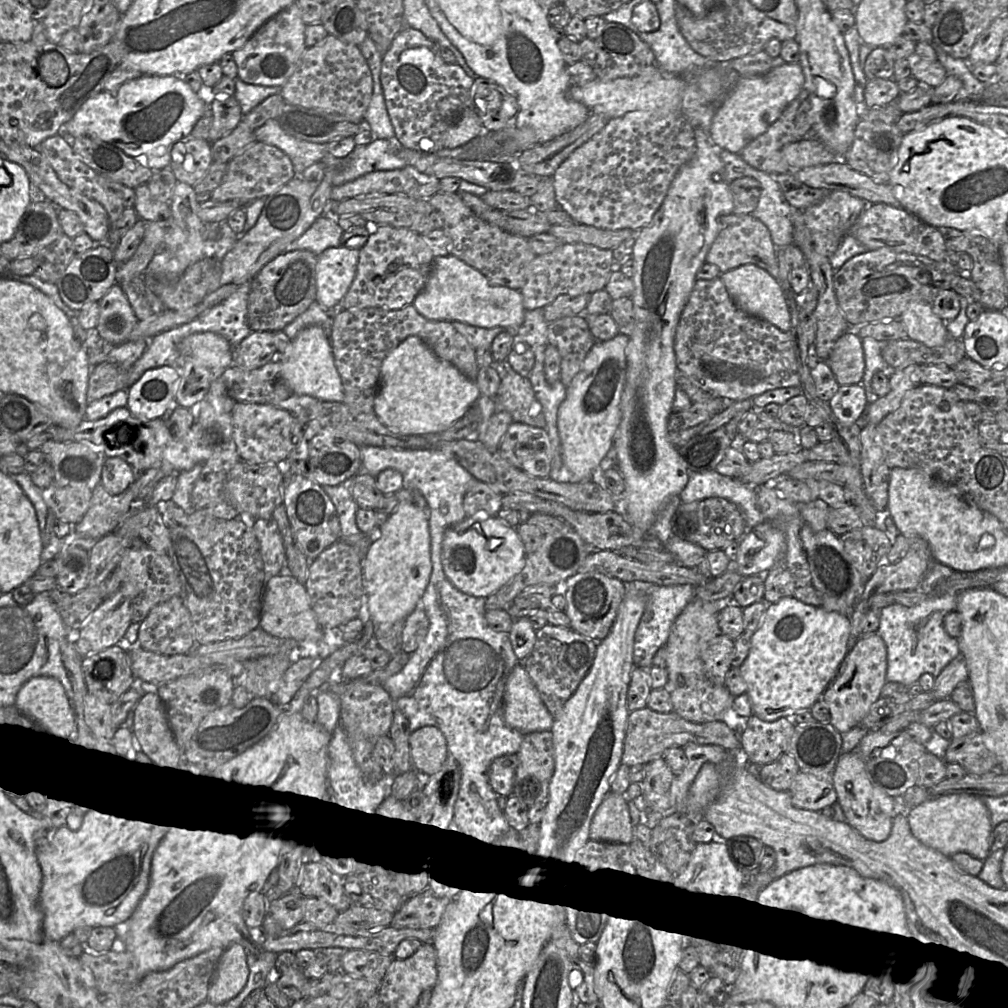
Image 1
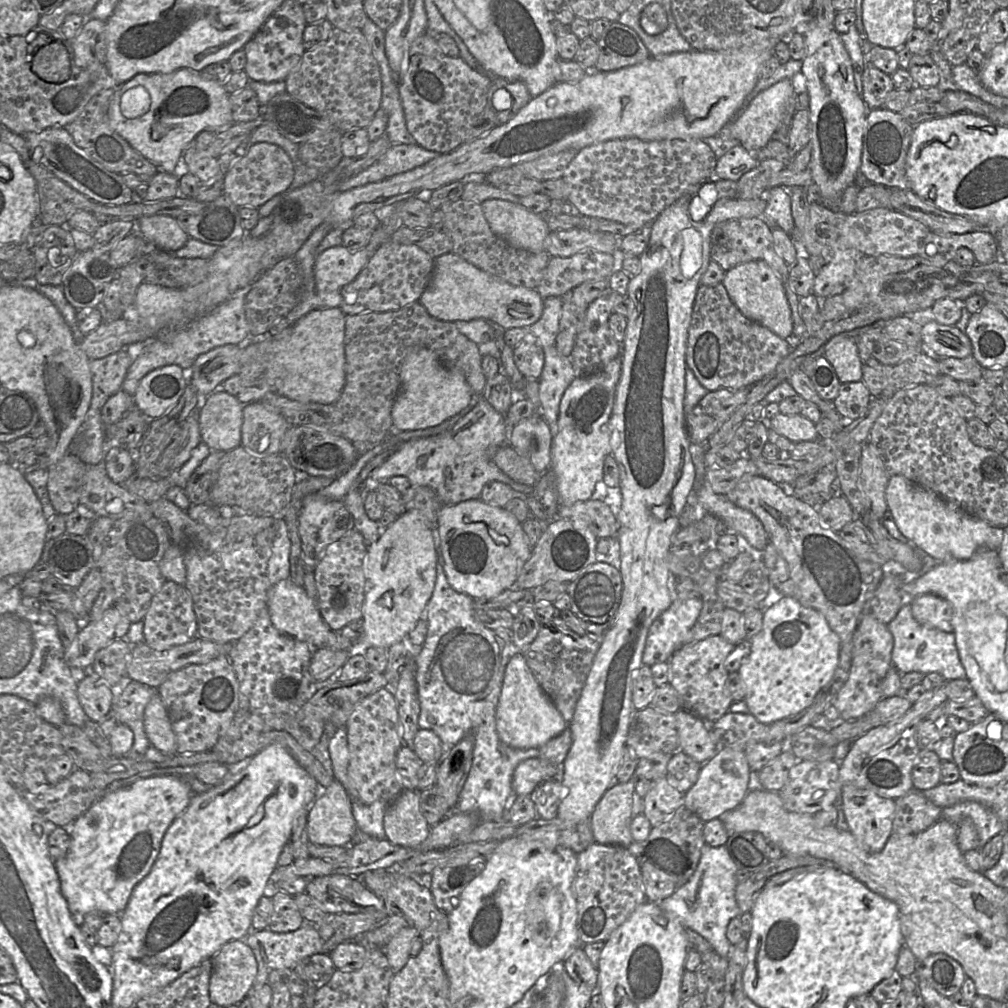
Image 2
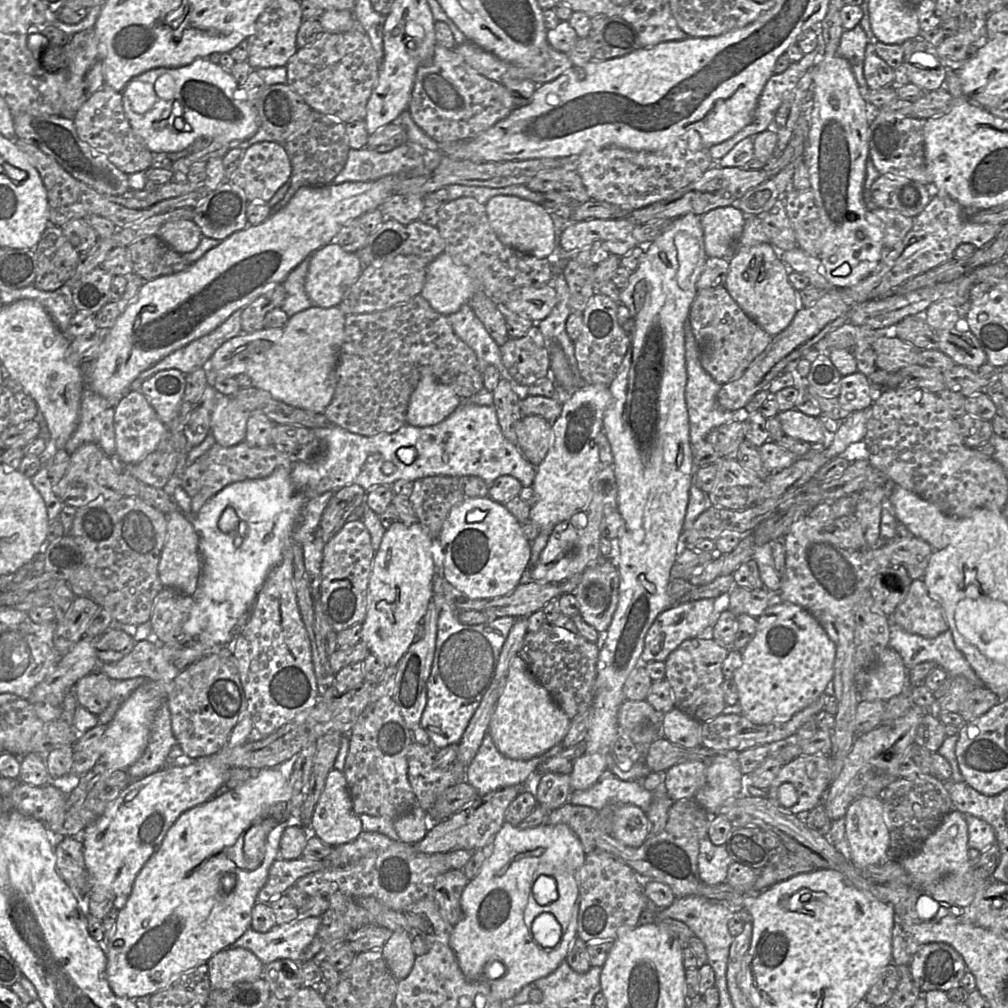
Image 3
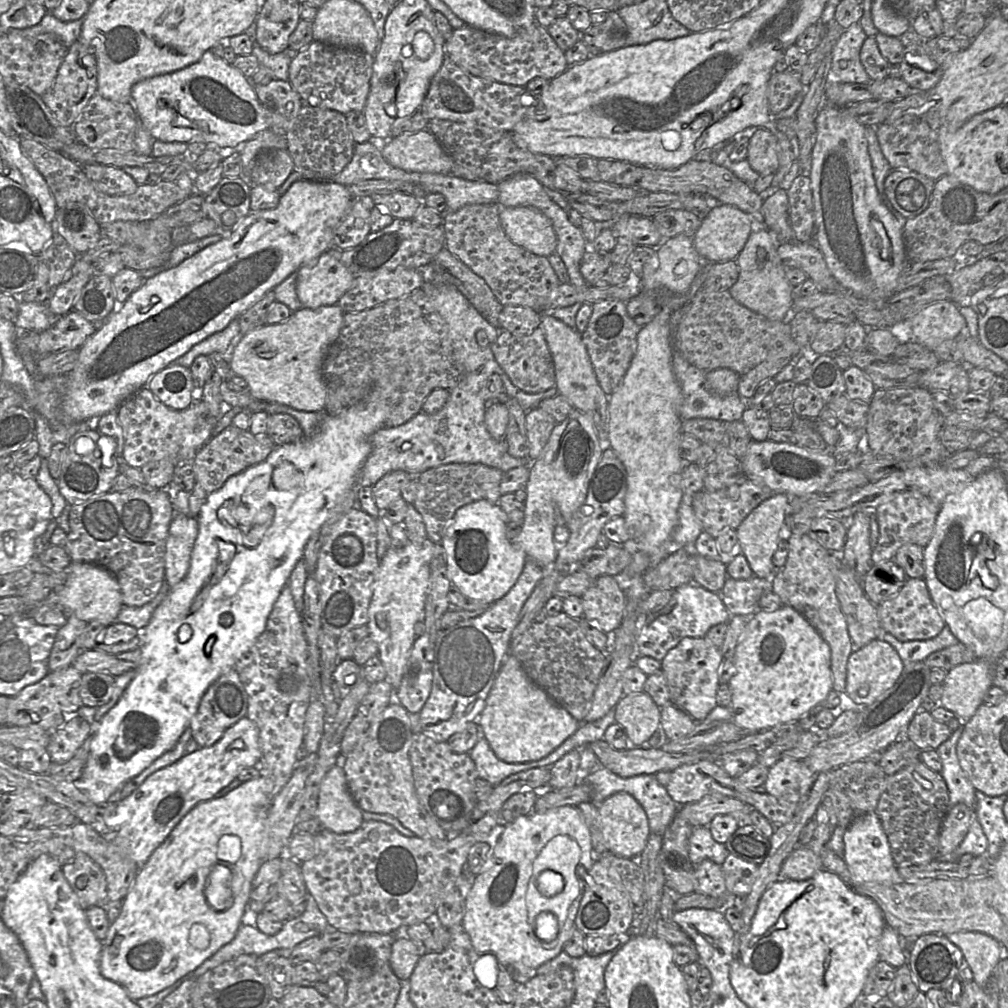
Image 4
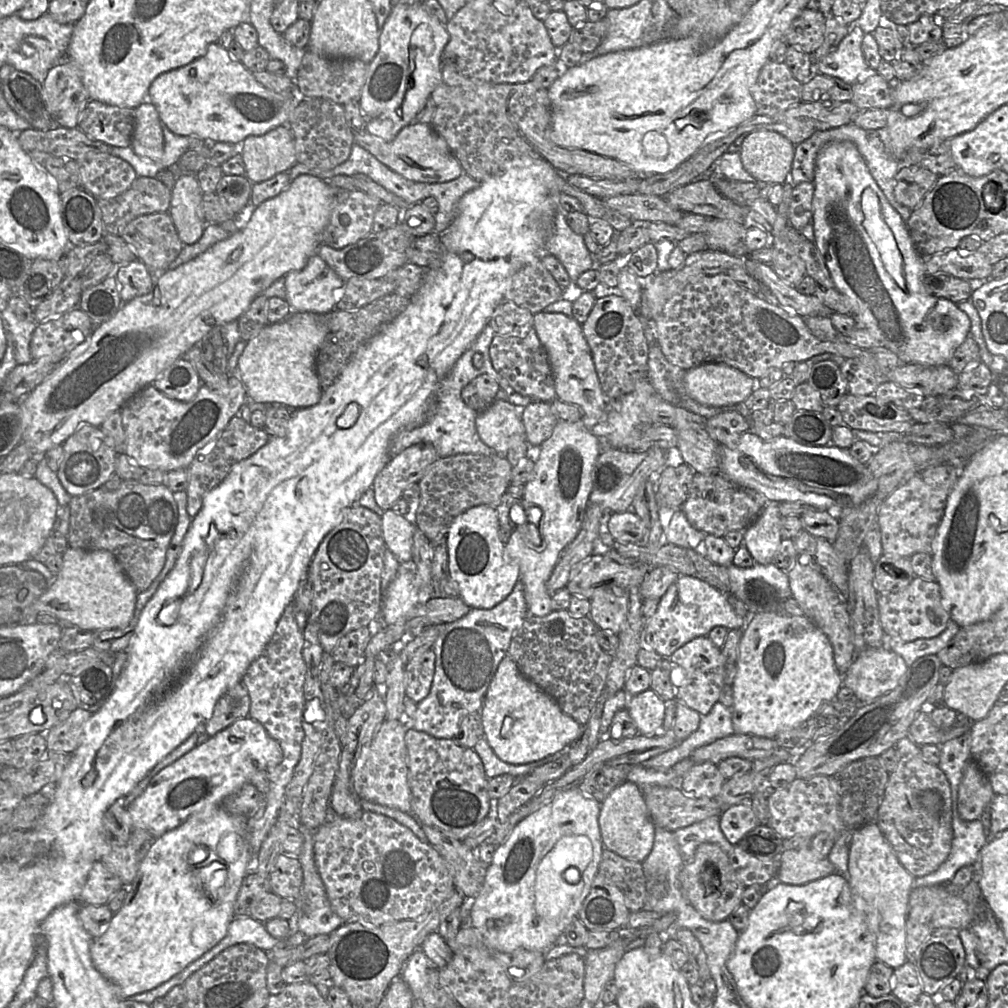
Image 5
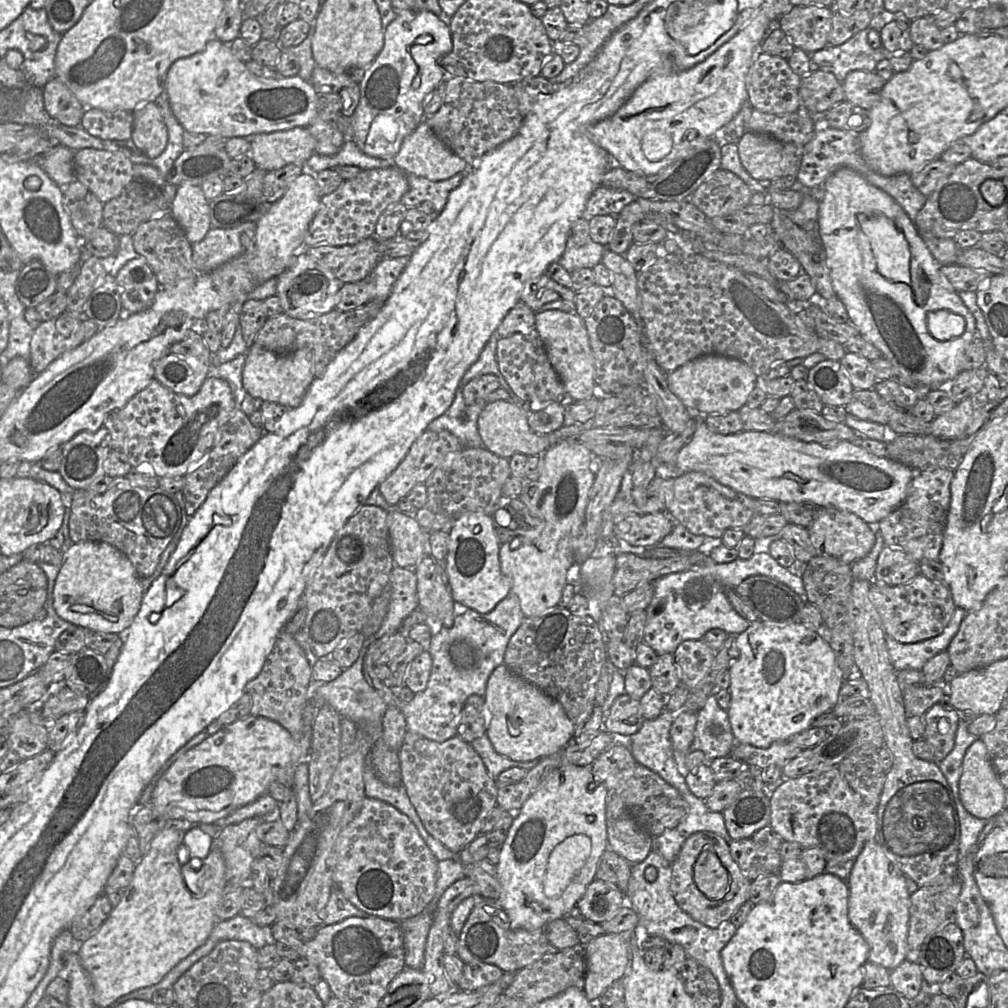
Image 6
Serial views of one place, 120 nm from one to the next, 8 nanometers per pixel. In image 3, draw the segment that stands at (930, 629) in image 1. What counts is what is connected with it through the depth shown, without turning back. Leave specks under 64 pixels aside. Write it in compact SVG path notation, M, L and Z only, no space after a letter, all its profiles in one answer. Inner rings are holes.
M890 620L889 646L902 657L905 667L909 670L922 662L934 662L937 667L944 669L949 677L963 676L974 687L985 687L983 682L971 668L965 656L957 649L950 629L935 638L925 638L905 631L902 627Z

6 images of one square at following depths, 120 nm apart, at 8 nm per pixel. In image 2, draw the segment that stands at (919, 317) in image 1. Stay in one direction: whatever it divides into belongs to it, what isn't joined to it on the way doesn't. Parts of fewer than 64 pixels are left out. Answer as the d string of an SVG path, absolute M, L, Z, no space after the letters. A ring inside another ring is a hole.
M928 319L922 324L921 338L925 349L936 357L965 358L972 355L969 337L955 325Z

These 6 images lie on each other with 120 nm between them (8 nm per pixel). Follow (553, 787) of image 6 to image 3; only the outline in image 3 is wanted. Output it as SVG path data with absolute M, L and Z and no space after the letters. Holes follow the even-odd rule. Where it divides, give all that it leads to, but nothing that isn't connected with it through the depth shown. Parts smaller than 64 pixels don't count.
M505 822L493 841L493 853L484 861L479 874L464 888L461 895L462 919L454 925L449 944L453 949L459 967L470 981L485 980L491 995L501 1001L511 1001L521 989L552 973L567 957L573 941L578 937L578 914L581 903L579 884L586 854L576 834L565 824L541 824L522 830ZM541 875L556 880L558 899L548 905L539 905L533 895L533 884ZM543 912L551 913L558 920L562 938L554 948L543 948L534 940L532 924ZM498 961L505 967L505 974L496 979L485 978L486 966Z

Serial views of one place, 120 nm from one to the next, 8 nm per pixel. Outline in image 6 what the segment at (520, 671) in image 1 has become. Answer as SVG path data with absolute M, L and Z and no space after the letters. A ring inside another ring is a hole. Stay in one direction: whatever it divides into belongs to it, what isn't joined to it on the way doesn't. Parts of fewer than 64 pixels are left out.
M504 663L491 673L484 694L488 715L486 735L494 750L513 761L531 761L561 752L575 732L575 725L568 718L563 706L532 683L513 673Z

